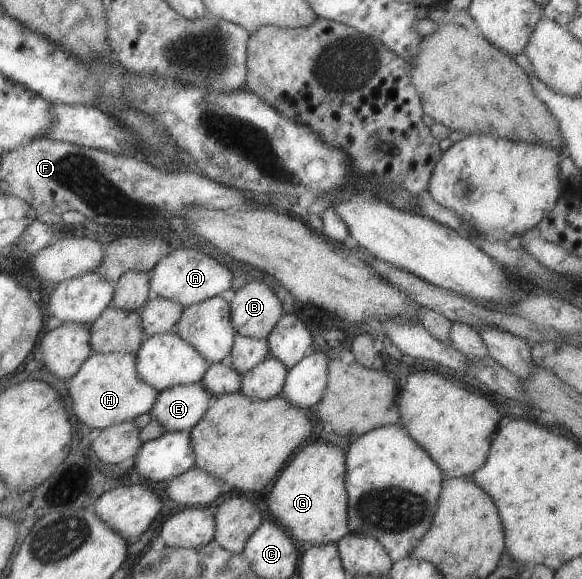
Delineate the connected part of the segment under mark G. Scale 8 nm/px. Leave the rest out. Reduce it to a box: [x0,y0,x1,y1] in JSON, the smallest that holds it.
[268,442,349,543]

